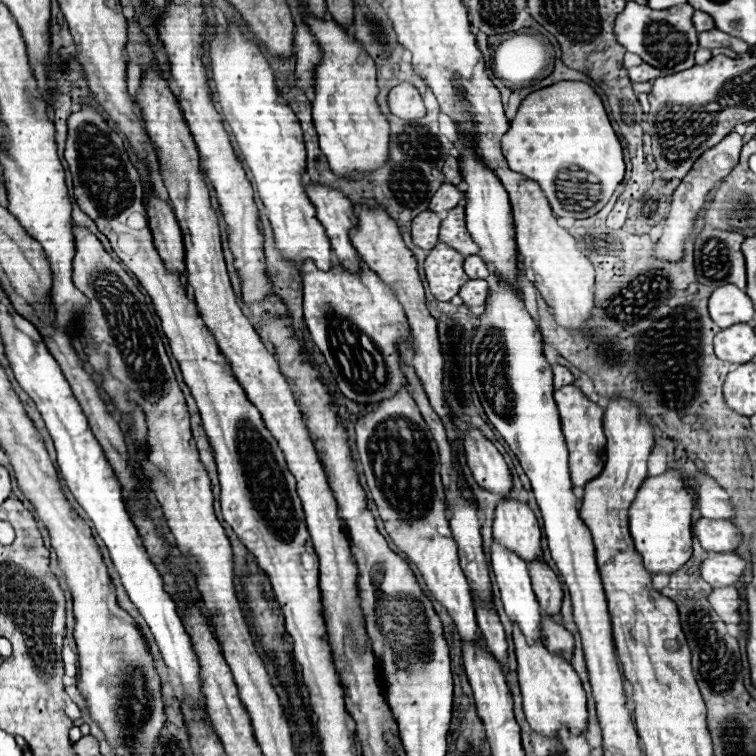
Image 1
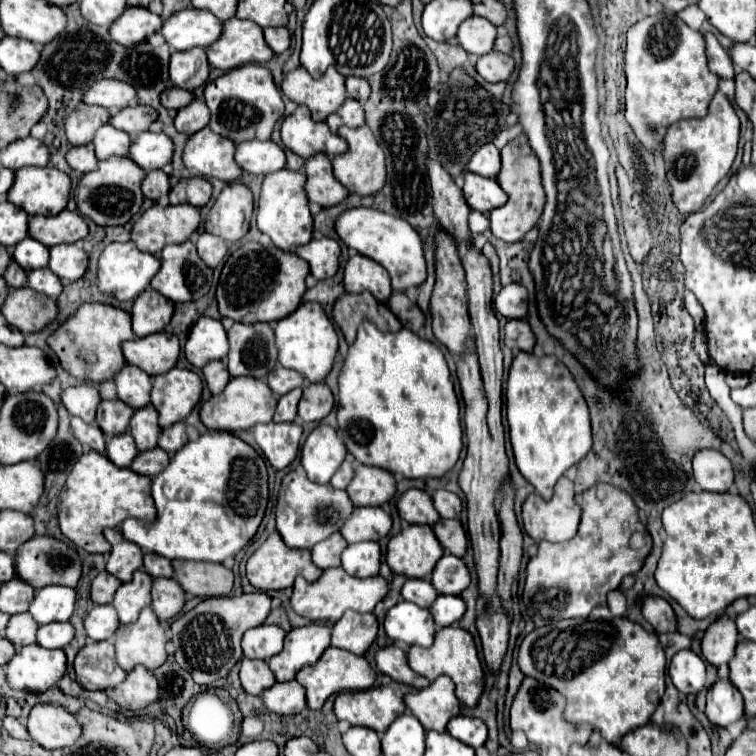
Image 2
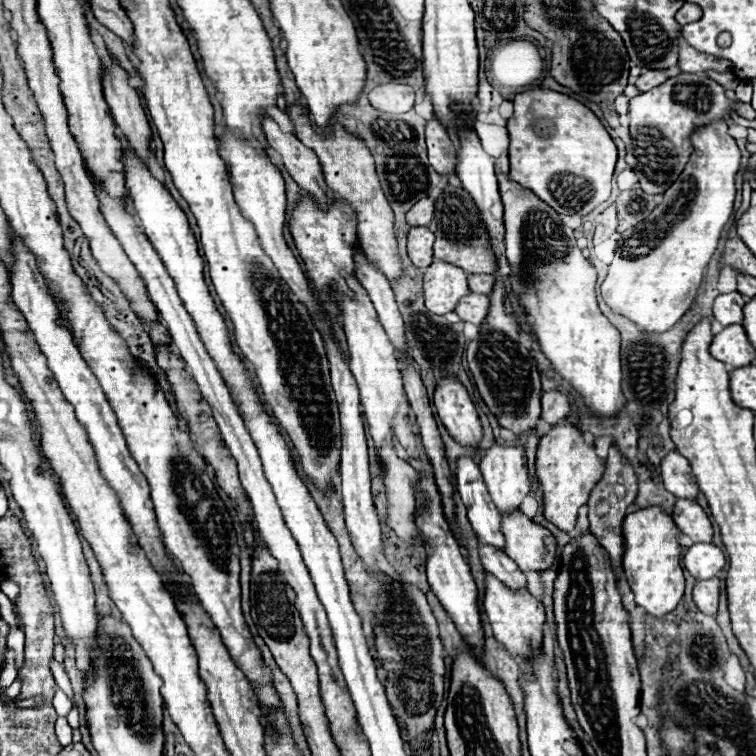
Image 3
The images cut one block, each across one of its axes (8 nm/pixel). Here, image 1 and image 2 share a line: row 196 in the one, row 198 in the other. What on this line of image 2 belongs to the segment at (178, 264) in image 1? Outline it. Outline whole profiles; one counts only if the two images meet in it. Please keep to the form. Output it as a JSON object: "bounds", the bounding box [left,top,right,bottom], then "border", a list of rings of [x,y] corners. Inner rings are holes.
{"bounds":[142,170,170,200],"border":[[[150,170],[142,182],[142,192],[150,200],[158,200],[170,192],[170,180],[162,170]]]}

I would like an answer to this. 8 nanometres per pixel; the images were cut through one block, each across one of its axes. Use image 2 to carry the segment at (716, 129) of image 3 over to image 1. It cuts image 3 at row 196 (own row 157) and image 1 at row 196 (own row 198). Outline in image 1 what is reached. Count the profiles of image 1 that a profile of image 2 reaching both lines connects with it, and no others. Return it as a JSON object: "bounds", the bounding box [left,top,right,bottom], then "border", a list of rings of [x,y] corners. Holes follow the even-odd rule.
{"bounds":[654,132,742,262],"border":[[[730,132],[724,140],[720,140],[720,144],[716,144],[714,148],[710,148],[708,152],[704,152],[700,156],[700,160],[696,160],[696,164],[692,166],[692,170],[688,172],[688,176],[682,178],[680,186],[676,188],[674,196],[672,196],[672,208],[670,208],[670,214],[666,218],[666,226],[662,230],[662,236],[660,240],[656,242],[656,250],[654,254],[658,258],[664,258],[664,260],[672,260],[672,262],[678,262],[682,260],[684,256],[684,250],[682,250],[682,244],[684,240],[690,236],[692,232],[692,222],[698,214],[698,210],[704,206],[706,202],[706,196],[708,192],[722,180],[726,178],[732,168],[738,164],[738,158],[740,158],[740,150],[742,150],[742,136],[738,132]]]}

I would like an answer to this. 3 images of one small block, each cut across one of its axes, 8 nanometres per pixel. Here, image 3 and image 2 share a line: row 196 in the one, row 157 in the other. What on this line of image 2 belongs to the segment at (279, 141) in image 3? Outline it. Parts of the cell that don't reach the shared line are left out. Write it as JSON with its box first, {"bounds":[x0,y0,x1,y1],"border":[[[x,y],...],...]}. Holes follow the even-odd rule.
{"bounds":[304,154,348,208],"border":[[[314,154],[308,158],[304,170],[308,176],[306,194],[310,202],[316,202],[322,208],[330,208],[348,196],[348,190],[334,178],[332,162],[326,154]]]}

